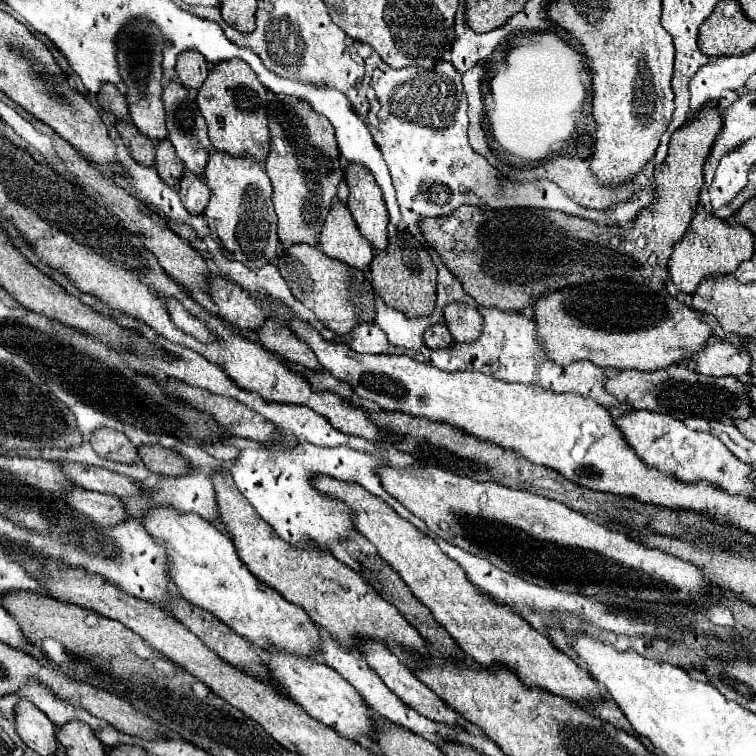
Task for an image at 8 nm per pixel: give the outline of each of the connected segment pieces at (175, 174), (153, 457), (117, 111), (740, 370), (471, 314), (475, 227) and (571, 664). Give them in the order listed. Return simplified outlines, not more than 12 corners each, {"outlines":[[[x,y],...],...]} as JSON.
{"outlines":[[[167,137],[157,141],[155,167],[165,183],[177,185],[185,165]],[[139,445],[143,465],[155,473],[183,475],[185,459],[161,445]],[[103,83],[97,101],[105,113],[127,119],[127,101],[117,85]],[[715,339],[695,357],[701,375],[747,377],[751,353]],[[449,303],[445,325],[455,341],[479,337],[483,321],[475,307]],[[717,107],[671,135],[629,229],[463,205],[427,243],[483,307],[589,281],[665,287]],[[315,475],[475,663],[575,703],[599,685],[359,483]]]}

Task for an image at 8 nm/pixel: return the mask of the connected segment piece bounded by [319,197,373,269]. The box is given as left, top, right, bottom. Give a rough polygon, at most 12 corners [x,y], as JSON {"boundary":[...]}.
{"boundary":[[337,197],[319,243],[329,257],[369,267],[371,243]]}

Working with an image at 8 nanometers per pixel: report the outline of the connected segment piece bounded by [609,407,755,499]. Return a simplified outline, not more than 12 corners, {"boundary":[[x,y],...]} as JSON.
{"boundary":[[609,409],[647,467],[753,499],[753,467],[673,415]]}

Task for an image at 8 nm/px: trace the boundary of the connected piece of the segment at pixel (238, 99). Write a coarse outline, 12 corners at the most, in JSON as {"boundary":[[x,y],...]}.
{"boundary":[[245,61],[209,71],[197,93],[215,149],[269,151],[267,89]]}

